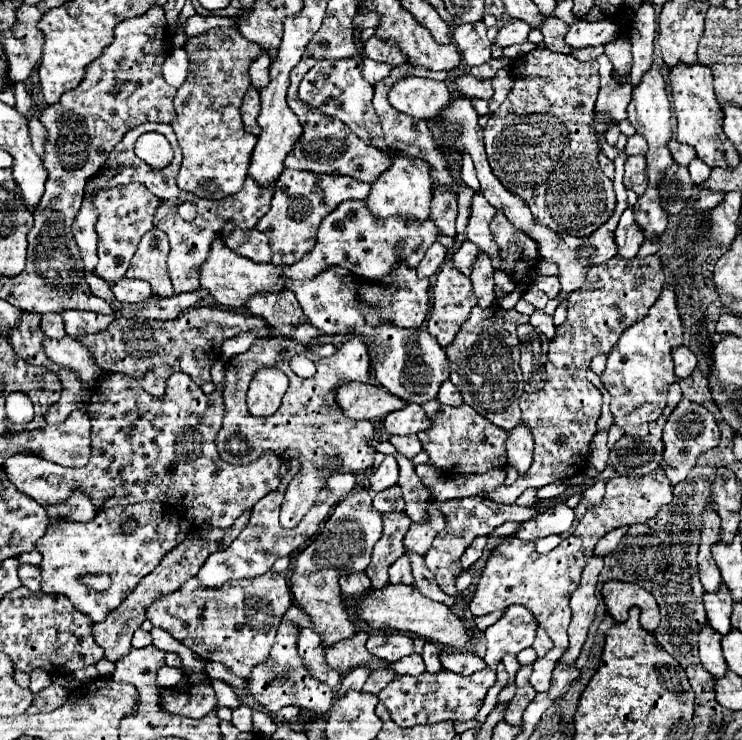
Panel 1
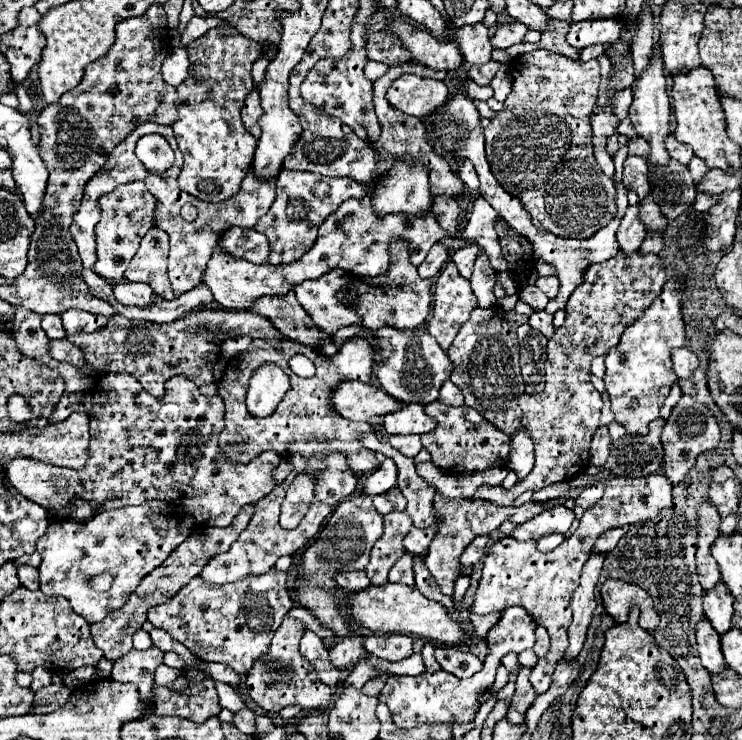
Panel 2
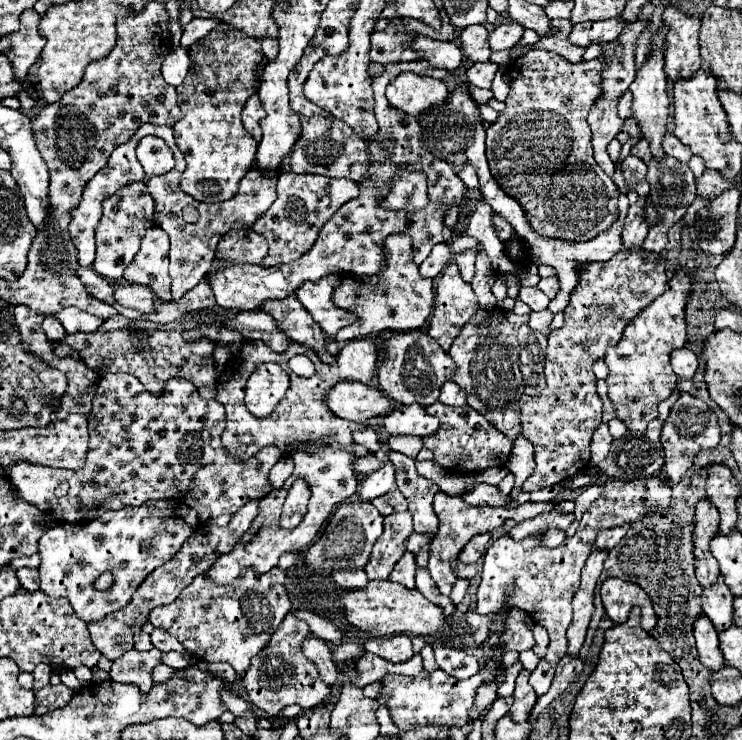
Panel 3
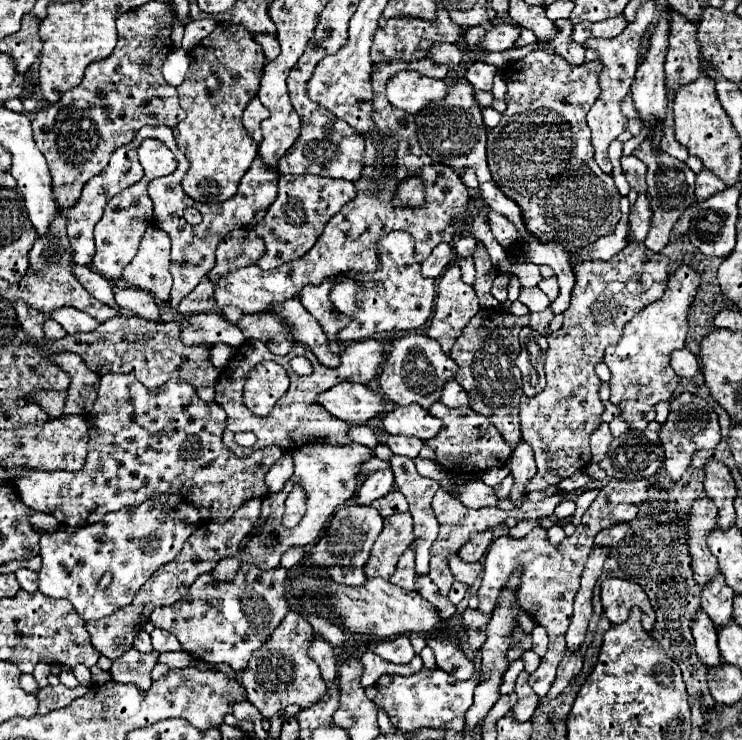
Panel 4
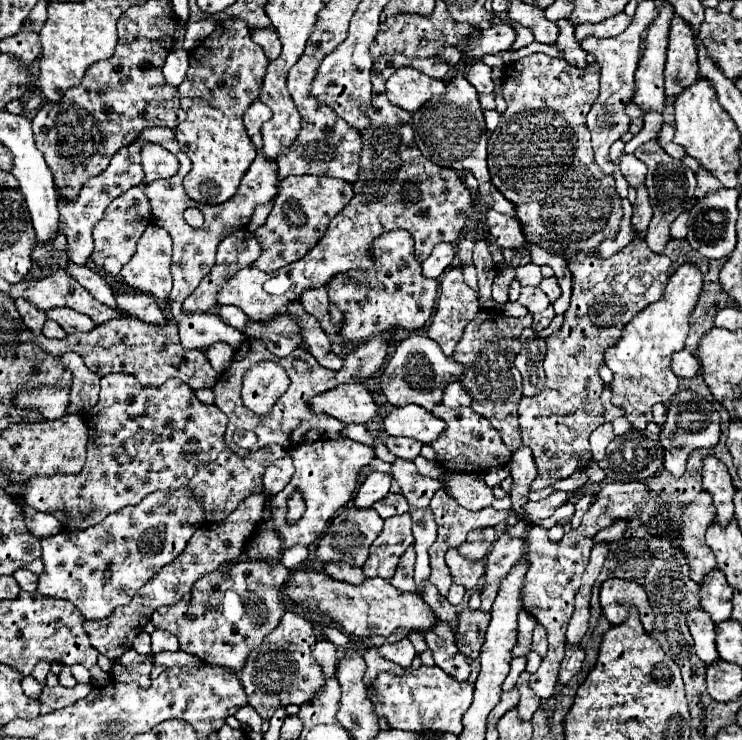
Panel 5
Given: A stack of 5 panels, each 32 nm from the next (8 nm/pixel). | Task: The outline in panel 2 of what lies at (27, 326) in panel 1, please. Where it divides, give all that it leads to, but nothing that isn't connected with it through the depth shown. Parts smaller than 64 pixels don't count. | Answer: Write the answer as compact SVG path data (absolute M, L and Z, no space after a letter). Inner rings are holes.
M16 308L14 320L14 336L20 352L38 362L46 362L48 358L48 338L40 328L42 316L36 312L28 312L26 308Z

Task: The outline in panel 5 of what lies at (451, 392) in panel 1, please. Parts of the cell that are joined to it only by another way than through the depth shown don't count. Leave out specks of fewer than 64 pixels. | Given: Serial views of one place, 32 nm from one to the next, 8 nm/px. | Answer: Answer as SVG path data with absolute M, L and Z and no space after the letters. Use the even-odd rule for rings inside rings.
M452 382L448 384L446 392L444 392L444 406L448 408L458 408L458 406L470 406L472 404L472 396L466 392L466 388L460 382Z

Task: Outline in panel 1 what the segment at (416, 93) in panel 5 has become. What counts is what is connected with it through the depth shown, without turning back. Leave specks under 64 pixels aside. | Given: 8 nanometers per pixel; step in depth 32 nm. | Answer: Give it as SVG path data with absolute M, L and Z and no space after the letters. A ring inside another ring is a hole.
M406 76L394 82L388 92L388 100L396 110L404 114L428 120L448 106L450 92L444 82Z

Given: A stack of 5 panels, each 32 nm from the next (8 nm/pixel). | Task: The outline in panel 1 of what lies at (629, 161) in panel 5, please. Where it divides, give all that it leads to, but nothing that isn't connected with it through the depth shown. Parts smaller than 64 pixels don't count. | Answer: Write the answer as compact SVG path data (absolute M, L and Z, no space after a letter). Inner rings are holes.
M628 156L626 172L624 172L624 186L634 190L638 196L644 194L648 188L646 184L646 158L644 156Z

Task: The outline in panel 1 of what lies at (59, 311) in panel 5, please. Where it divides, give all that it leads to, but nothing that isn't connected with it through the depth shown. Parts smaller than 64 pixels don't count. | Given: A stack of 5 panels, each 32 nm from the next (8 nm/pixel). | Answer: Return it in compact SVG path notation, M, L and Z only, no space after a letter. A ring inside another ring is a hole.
M66 310L62 312L62 318L68 336L82 336L82 334L96 334L104 330L114 320L114 314L104 316L104 314L84 312L84 310Z

